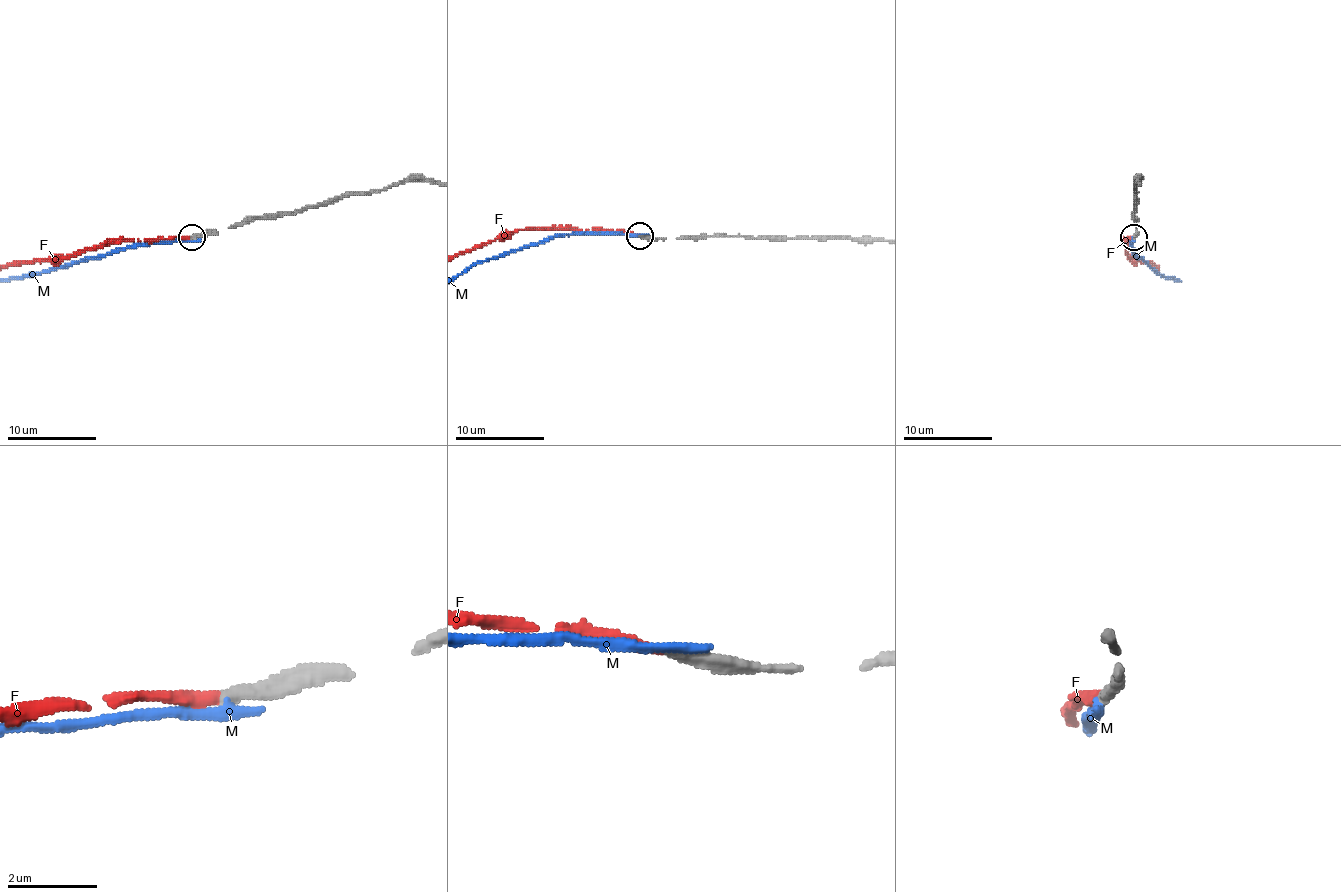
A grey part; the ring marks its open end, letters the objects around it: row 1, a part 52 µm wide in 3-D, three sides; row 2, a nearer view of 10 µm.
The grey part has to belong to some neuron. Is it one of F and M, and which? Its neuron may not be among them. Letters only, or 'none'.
F

